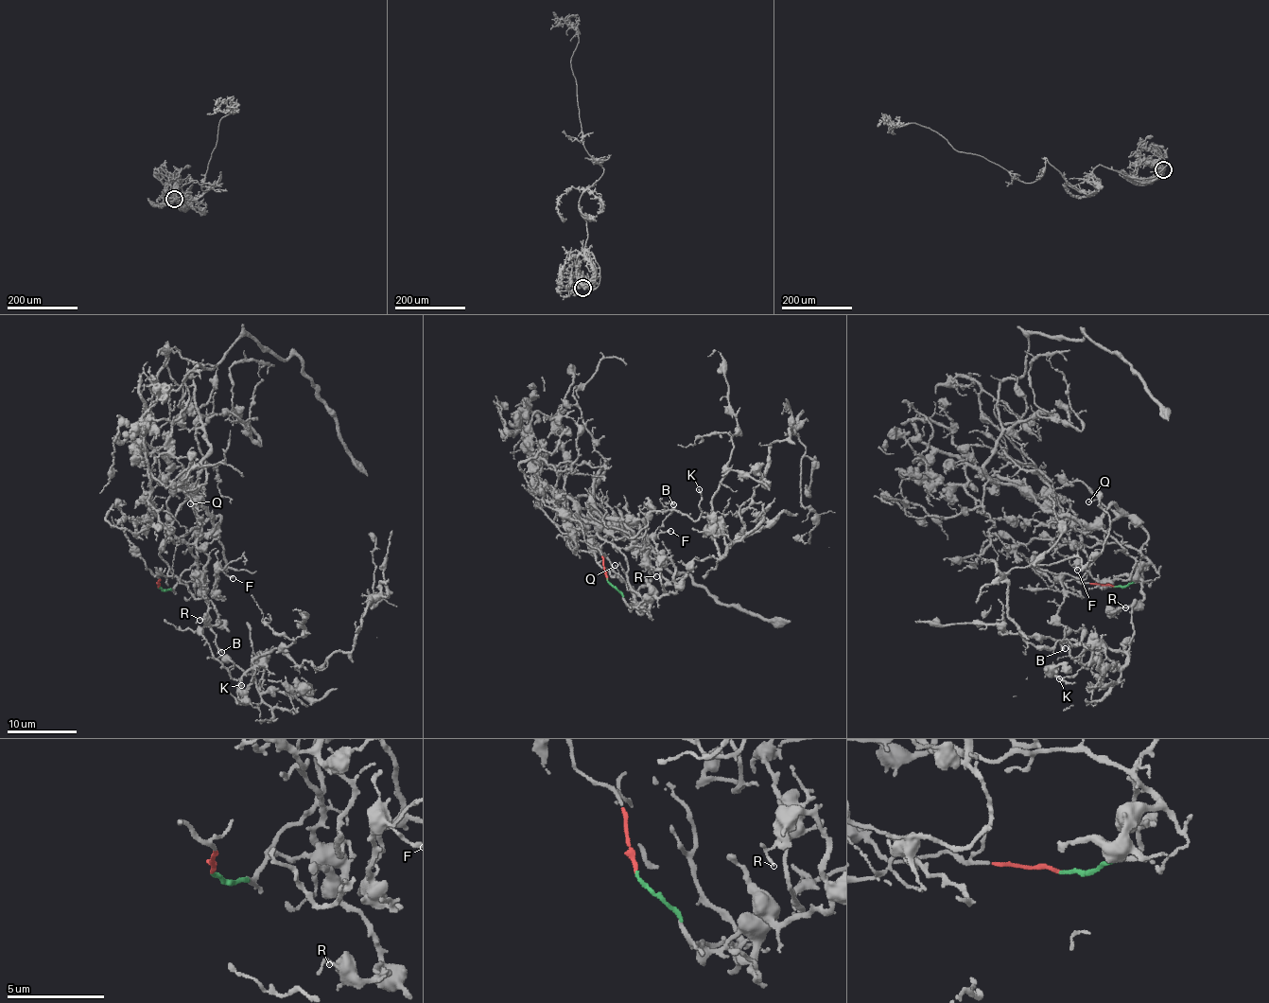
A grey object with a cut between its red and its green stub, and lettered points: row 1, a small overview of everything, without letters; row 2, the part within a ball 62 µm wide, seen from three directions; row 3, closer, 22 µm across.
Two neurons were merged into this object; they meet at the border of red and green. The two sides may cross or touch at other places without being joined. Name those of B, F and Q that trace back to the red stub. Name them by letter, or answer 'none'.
B

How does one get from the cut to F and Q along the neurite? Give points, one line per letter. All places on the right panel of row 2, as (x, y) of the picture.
F: (1115, 586), (1141, 579), (1147, 540), (1114, 503), (1102, 529), (1136, 561), (1131, 576), (1095, 580), (1076, 570)
Q: (1115, 586), (1130, 585), (1141, 579), (1140, 549), (1146, 532), (1127, 516), (1117, 516), (1096, 500), (1088, 502)

